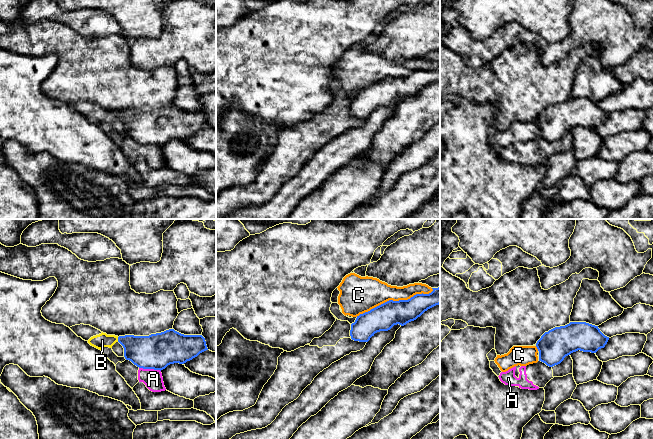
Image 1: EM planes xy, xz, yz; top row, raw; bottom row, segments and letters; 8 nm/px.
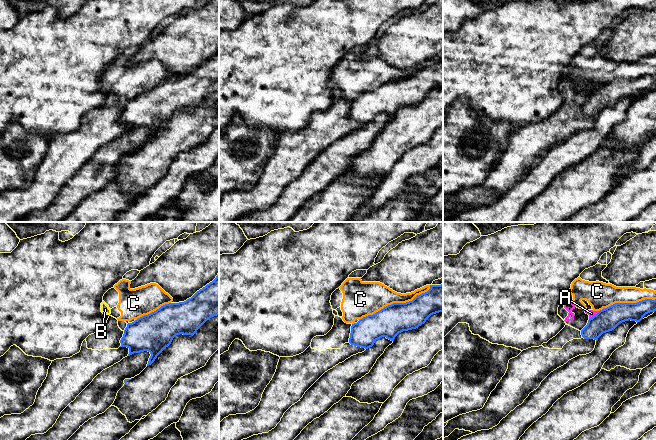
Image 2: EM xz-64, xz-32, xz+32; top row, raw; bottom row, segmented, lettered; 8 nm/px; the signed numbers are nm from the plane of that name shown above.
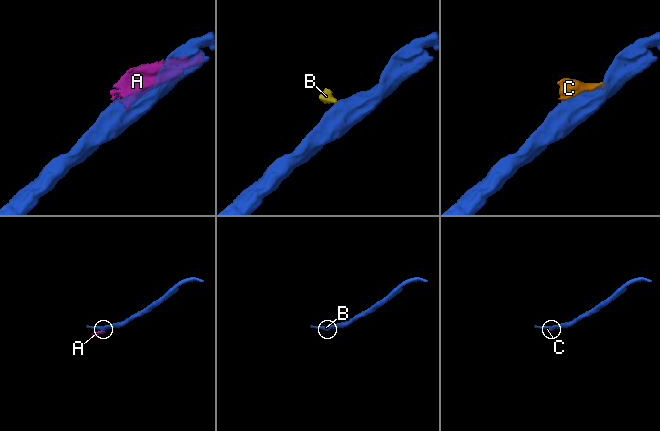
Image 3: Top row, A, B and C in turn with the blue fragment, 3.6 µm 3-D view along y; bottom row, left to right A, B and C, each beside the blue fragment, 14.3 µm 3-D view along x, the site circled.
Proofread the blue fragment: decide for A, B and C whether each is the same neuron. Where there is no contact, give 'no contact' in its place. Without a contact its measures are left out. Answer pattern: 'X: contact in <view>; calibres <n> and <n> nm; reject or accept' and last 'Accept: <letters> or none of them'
A: contact in xy; calibres 280 and 150 nm; reject
B: contact in xy; calibres 260 and 120 nm; reject
C: contact in xz; calibres 200 and 280 nm; reject
Accept: none of them

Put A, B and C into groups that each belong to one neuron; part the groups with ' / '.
A / B C

